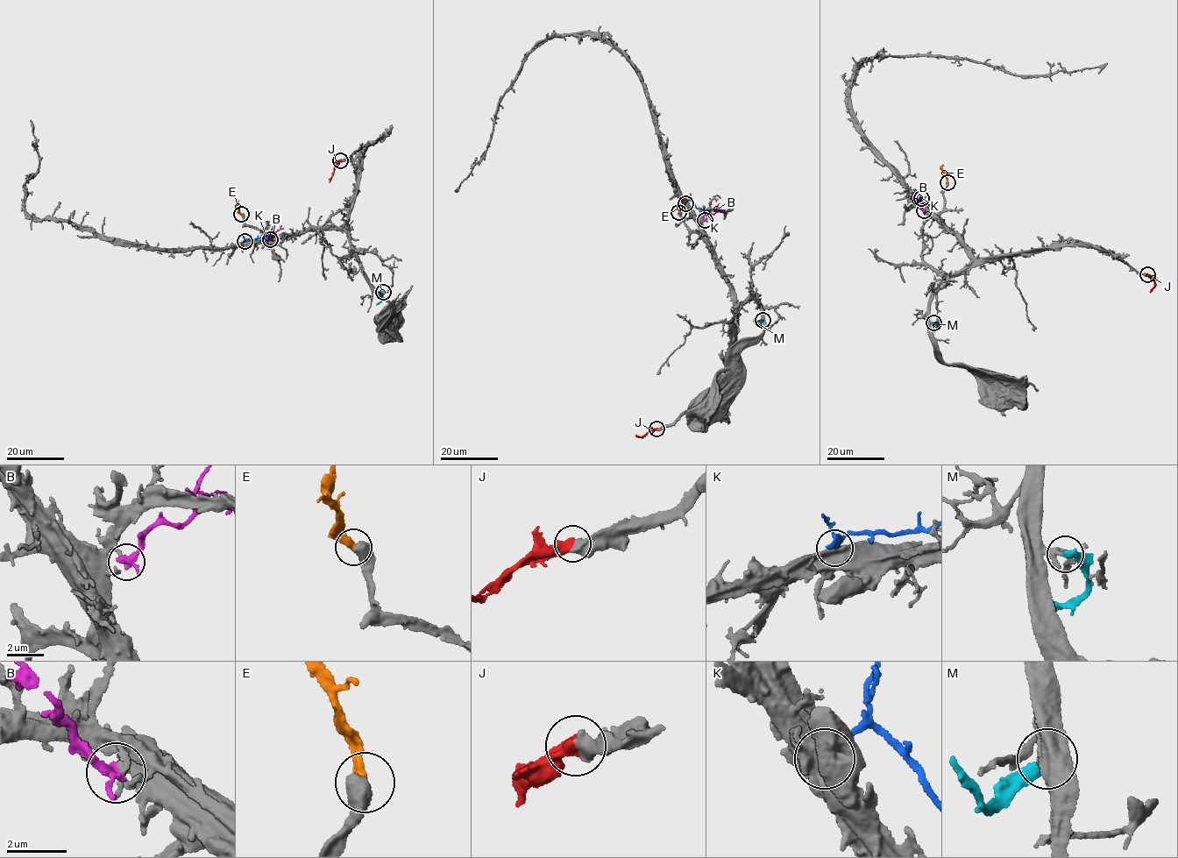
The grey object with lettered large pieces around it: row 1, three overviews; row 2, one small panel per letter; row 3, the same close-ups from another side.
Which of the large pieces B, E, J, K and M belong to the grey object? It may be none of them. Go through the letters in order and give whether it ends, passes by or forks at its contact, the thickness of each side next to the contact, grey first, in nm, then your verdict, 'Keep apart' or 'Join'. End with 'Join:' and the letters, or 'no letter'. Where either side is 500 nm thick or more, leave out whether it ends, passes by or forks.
B: It ends there. Thickness 170 nm (grey) against 400 nm. Keep apart
E: Thickness 600 nm (grey) against 320 nm. Join
J: Thickness 650 nm (grey) against 440 nm. Join
K: Thickness 700 nm (grey) against 240 nm. Keep apart
M: It ends there. Thickness 160 nm (grey) against 440 nm. Keep apart
Join: E, J

